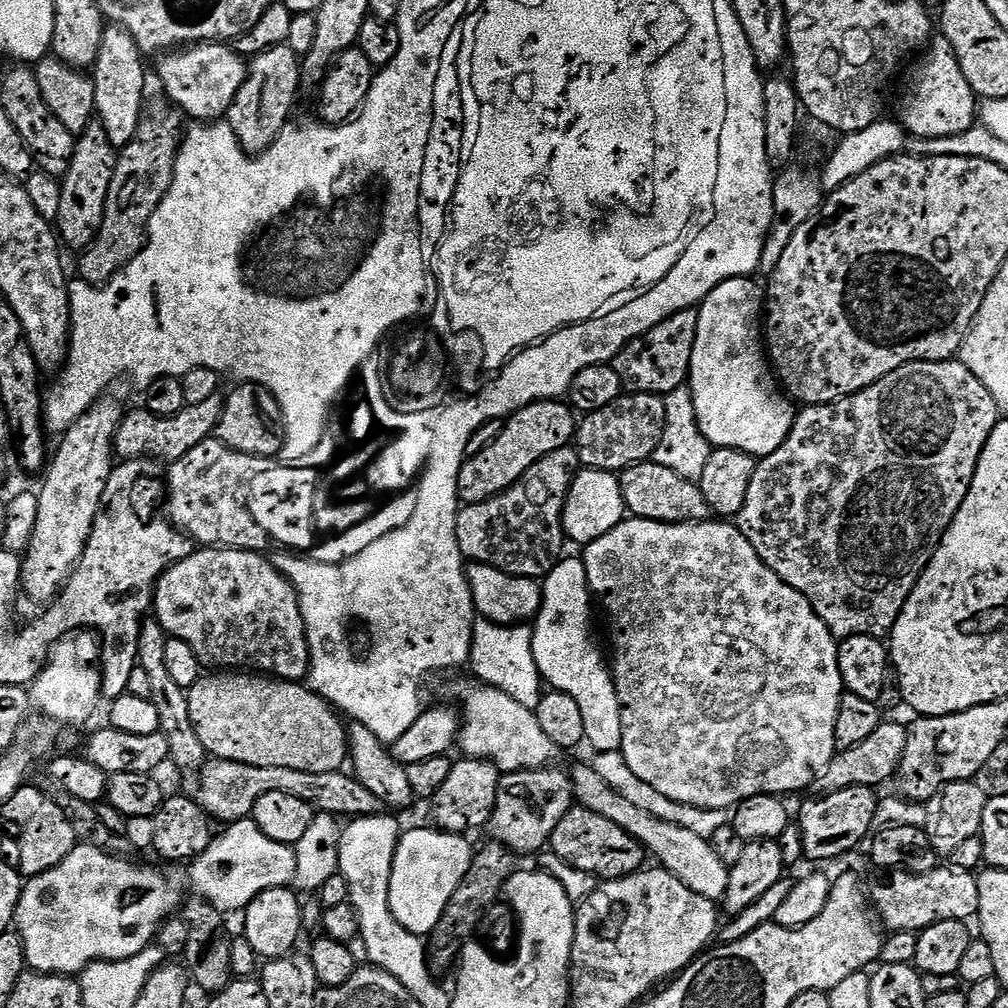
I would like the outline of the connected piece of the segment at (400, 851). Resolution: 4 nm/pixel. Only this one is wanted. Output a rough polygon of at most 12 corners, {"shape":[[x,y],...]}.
{"shape":[[435,826],[400,836],[390,910],[431,937],[474,855]]}

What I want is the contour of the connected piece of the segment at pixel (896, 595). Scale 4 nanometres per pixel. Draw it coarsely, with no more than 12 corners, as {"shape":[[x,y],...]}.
{"shape":[[960,359],[805,407],[738,517],[891,633],[1002,419]]}

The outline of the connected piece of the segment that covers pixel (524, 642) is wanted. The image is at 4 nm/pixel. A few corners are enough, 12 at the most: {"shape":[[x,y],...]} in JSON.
{"shape":[[477,619],[471,675],[536,709],[540,671],[527,623]]}

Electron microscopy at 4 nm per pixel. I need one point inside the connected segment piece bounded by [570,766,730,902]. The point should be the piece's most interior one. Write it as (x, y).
(692, 858)

